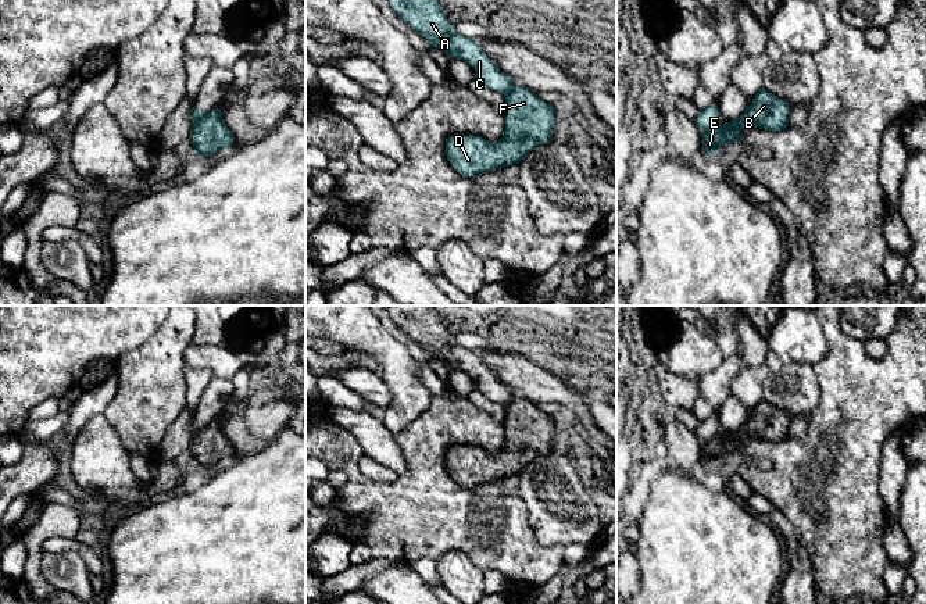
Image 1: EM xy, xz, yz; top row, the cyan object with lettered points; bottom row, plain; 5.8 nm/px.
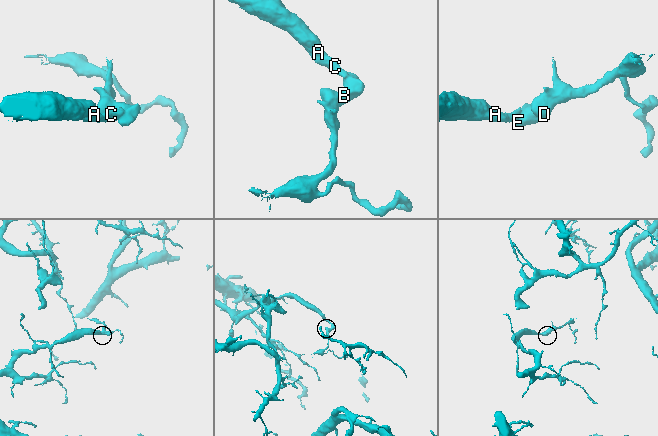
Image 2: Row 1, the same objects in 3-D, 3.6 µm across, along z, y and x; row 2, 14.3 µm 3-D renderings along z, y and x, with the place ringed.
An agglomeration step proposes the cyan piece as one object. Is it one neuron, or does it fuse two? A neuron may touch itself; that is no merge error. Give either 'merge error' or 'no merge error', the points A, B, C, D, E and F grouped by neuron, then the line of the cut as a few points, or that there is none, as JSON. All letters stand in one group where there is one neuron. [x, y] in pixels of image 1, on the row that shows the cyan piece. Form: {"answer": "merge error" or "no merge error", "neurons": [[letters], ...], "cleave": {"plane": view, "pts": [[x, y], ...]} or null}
{"answer": "merge error", "neurons": [["A", "C"], ["B", "D", "E", "F"]], "cleave": {"plane": "yz", "pts": [[717, 122], [704, 133]]}}

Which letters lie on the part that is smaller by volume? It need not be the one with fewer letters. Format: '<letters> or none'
B, D, E, F

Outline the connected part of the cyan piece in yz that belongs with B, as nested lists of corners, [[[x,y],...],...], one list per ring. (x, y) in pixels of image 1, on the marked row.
[[[759,90],[744,114],[725,124],[716,124],[702,136],[702,150],[715,156],[721,146],[740,142],[743,128],[759,128],[779,132],[789,126],[791,108],[780,97]]]

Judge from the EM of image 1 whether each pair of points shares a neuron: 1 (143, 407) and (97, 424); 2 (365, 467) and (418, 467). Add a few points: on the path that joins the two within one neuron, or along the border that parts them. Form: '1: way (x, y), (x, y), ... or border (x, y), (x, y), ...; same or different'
1: border (103, 414), (124, 447); different
2: border (364, 475), (376, 481), (394, 481), (399, 476); different

